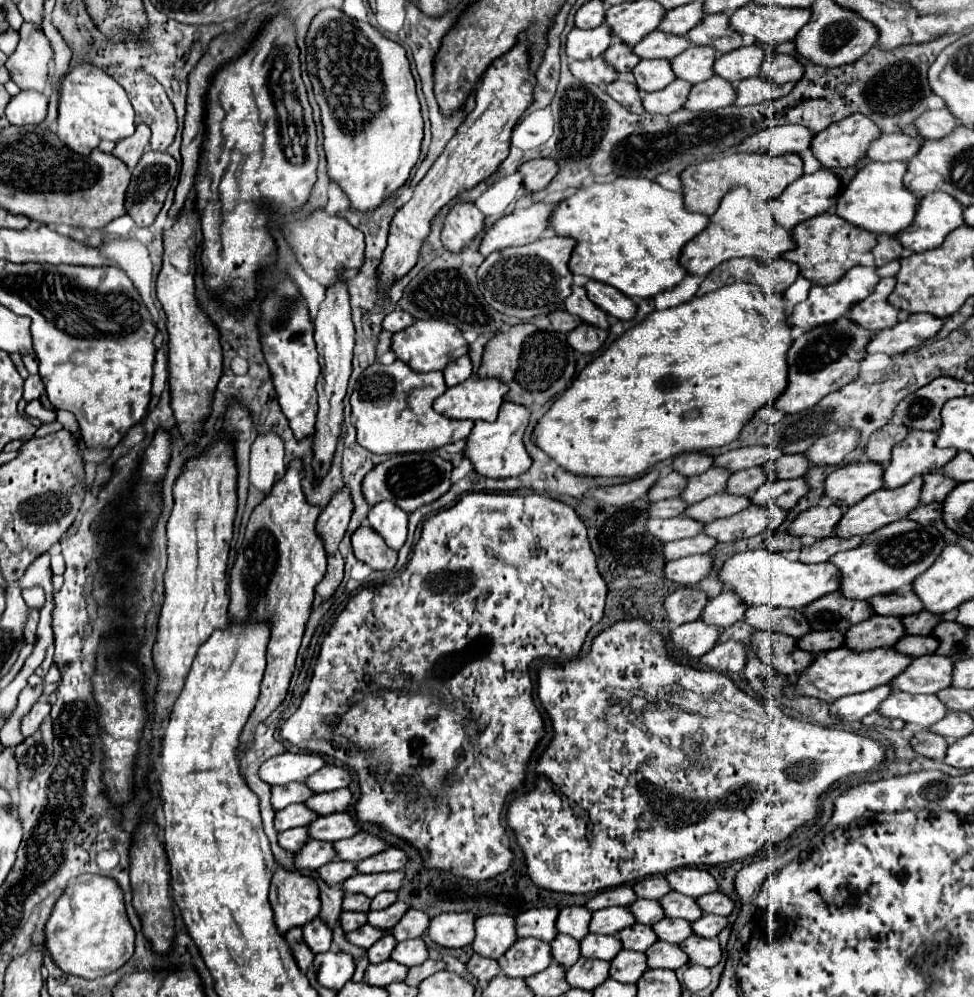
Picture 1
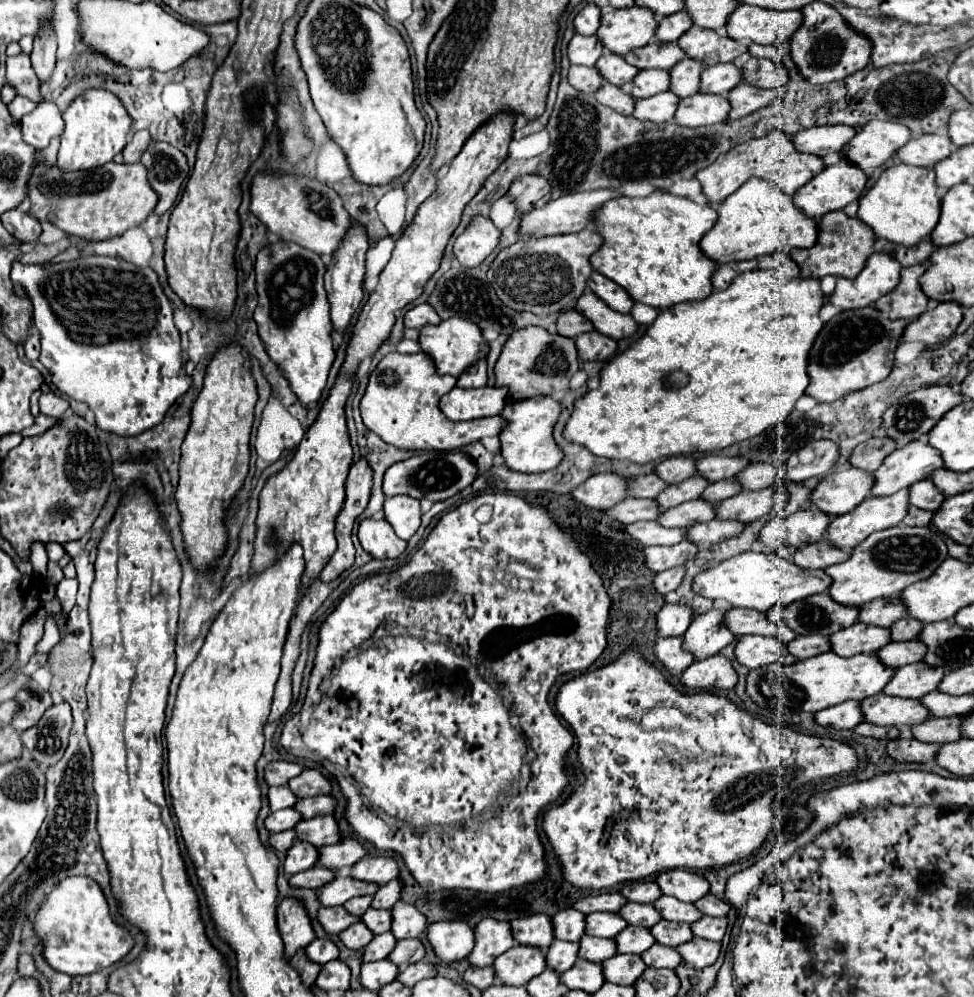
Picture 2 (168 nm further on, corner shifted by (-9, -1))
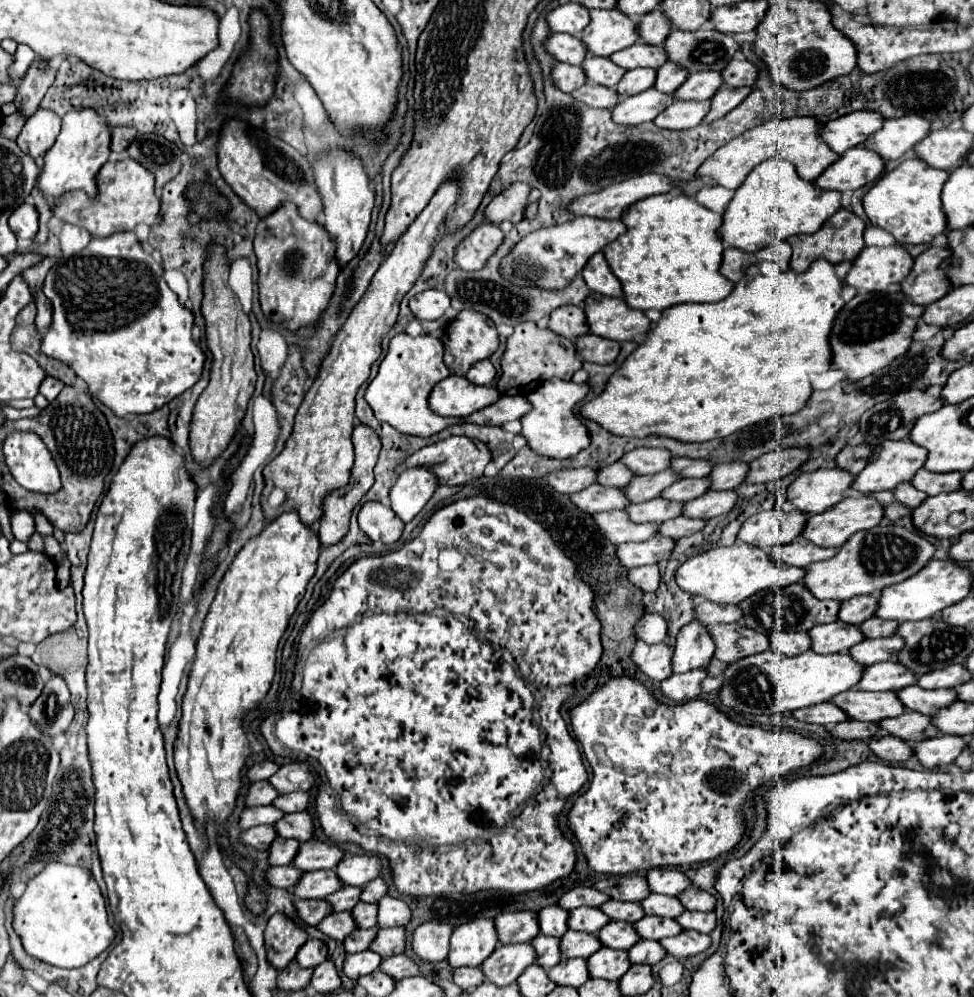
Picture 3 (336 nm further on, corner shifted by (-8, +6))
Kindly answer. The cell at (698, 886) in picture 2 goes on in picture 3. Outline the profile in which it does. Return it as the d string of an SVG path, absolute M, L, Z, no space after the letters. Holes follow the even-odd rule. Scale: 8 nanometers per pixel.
M653 869L647 873L647 881L651 893L663 895L679 895L685 891L685 887L691 885L691 881L677 869Z

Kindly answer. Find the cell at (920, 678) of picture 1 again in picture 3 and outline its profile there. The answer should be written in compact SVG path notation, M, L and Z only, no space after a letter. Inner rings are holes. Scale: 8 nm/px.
M885 661L865 667L861 681L853 687L855 691L899 691L901 687L915 685L917 675L909 675L897 661Z

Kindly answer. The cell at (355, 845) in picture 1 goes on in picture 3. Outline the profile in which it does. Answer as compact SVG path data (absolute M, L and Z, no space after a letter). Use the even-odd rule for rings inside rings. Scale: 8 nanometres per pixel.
M305 841L299 843L299 851L293 859L293 867L299 871L317 871L317 869L333 869L337 867L343 851L335 843L321 843L321 841Z

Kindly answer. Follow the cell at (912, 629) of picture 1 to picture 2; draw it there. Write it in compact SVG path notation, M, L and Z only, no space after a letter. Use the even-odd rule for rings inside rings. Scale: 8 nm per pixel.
M902 618L898 622L894 622L894 626L890 626L892 630L892 640L914 640L920 636L922 632L922 622L918 622L916 618Z

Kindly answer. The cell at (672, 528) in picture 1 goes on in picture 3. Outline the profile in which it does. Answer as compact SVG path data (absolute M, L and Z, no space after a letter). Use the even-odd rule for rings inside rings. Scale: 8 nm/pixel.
M601 511L593 513L597 529L607 537L609 543L627 543L627 541L645 541L657 535L657 523L629 523L625 511Z

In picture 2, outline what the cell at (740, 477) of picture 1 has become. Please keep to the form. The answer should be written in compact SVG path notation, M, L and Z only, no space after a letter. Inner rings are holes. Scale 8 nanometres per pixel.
M726 478L726 480L720 480L720 482L712 482L708 488L706 488L706 494L702 494L708 502L722 502L726 498L732 498L734 494L742 492L742 486L740 486L740 480L738 478Z

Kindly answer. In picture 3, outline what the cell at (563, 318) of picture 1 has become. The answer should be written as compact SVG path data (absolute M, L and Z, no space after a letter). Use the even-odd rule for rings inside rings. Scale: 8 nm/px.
M575 305L557 307L557 311L553 311L547 327L553 333L563 335L567 339L577 339L579 335L585 335L589 331L583 309L581 307L575 307Z

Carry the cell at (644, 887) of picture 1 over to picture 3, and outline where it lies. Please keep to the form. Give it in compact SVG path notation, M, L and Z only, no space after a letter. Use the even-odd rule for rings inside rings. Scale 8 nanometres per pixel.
M623 875L623 877L607 877L595 883L595 889L619 901L641 901L649 891L647 879L643 875Z

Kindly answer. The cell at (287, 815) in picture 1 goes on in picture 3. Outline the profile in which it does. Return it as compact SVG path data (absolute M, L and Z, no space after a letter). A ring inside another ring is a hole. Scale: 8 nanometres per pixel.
M273 805L249 807L249 809L243 809L243 813L239 817L239 827L249 829L249 827L257 827L257 825L273 825L277 819L281 819L281 815L283 815L283 811L277 811Z

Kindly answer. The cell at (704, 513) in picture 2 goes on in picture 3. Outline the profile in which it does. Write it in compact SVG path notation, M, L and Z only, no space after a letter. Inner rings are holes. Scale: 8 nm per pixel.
M657 497L645 503L631 503L629 507L625 507L625 511L633 523L663 523L667 519L679 517L681 507L683 503L673 503Z

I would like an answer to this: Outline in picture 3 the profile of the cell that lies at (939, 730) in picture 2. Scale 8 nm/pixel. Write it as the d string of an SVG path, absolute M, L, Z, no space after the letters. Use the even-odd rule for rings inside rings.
M905 711L899 717L879 721L879 727L893 737L899 737L907 743L915 743L915 741L925 741L925 739L933 737L927 733L937 733L937 729L929 723L929 719L931 717L927 717L927 715L917 715L915 711Z

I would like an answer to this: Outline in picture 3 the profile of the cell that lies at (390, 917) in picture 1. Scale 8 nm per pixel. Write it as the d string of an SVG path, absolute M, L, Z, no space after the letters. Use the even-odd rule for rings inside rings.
M357 903L351 909L351 915L361 929L371 929L377 925L377 905L367 905L367 903Z

